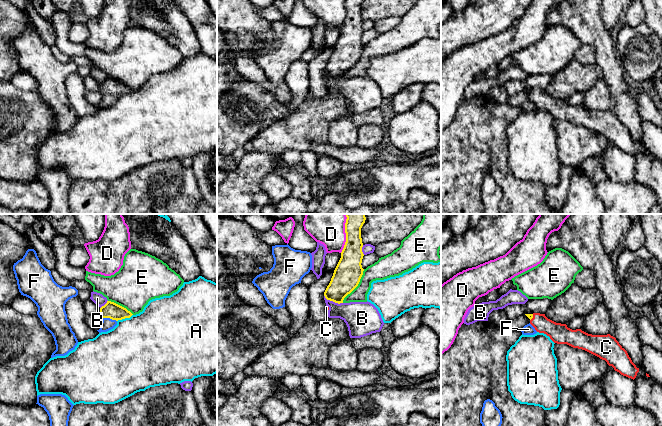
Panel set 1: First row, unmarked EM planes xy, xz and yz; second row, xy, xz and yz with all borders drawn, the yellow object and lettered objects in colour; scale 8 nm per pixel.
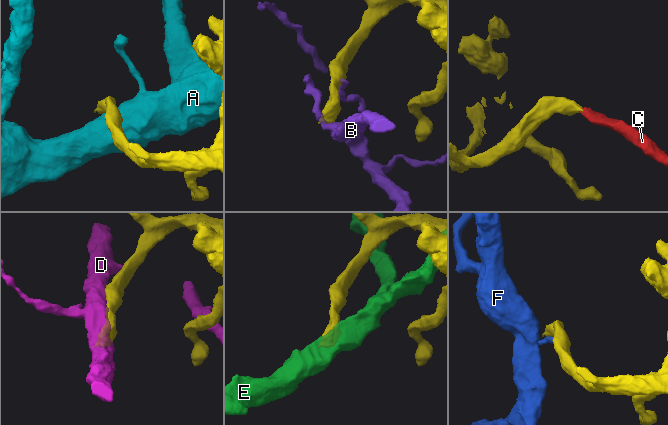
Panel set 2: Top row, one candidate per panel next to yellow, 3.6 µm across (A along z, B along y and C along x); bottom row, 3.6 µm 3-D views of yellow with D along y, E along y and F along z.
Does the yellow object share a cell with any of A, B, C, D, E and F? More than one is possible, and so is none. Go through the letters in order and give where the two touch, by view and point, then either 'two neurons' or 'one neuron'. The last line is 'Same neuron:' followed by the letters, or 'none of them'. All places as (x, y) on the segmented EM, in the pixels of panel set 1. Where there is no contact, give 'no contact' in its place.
A: meets yellow in xy at (124, 318); two neurons
B: meets yellow in xz at (333, 301); two neurons
C: meets yellow in yz at (532, 317); one neuron
D: meets yellow in xz at (345, 232); two neurons
E: meets yellow in xz at (356, 286); two neurons
F: meets yellow in xy at (109, 317); two neurons
Same neuron: C

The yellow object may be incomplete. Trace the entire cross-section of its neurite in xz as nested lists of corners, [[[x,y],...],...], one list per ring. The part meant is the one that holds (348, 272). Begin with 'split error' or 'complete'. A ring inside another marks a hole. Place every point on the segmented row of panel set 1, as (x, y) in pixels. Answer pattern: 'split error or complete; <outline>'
complete; [[[345,214],[346,242],[341,252],[341,258],[334,270],[324,296],[335,303],[343,303],[344,298],[359,284],[363,275],[362,268],[362,238],[361,228],[365,223],[365,214]]]

